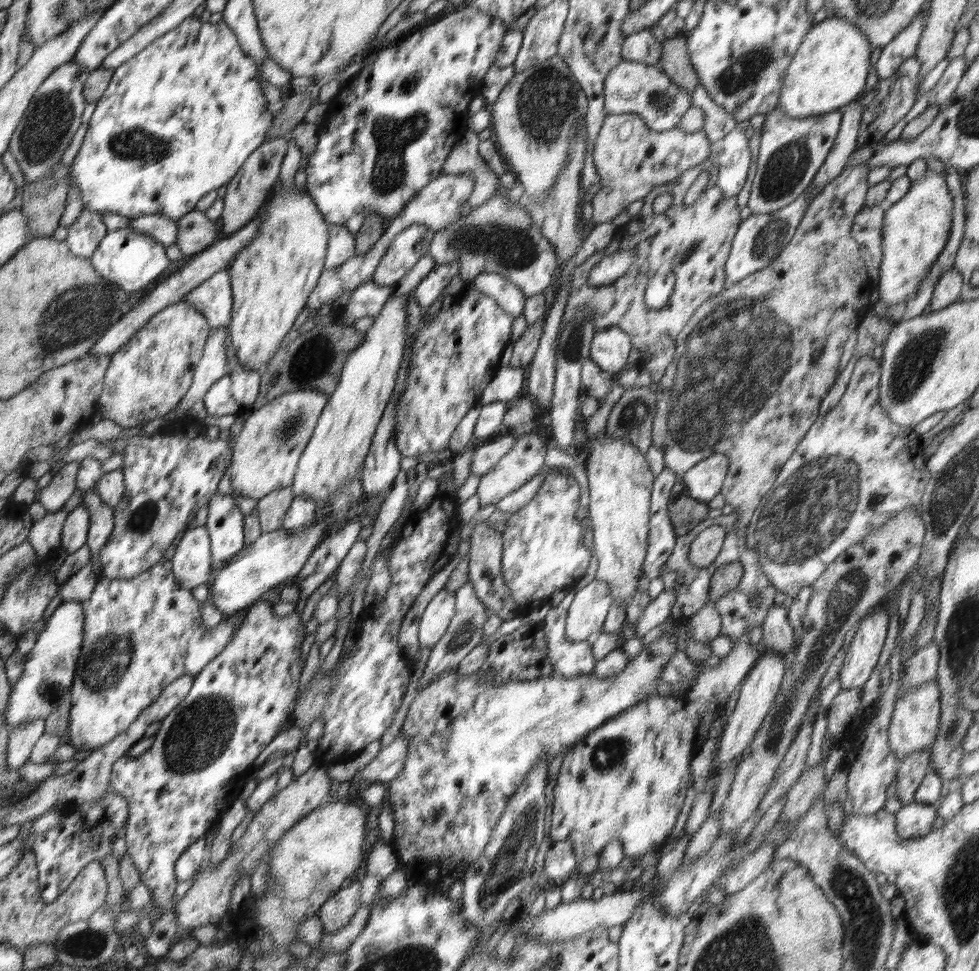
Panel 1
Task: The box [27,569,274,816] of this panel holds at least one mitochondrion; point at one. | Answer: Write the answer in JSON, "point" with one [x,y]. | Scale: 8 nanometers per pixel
{"point":[198,735]}

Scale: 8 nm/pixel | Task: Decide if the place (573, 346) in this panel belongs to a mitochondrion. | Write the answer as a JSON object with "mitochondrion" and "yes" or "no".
{"mitochondrion":"yes"}

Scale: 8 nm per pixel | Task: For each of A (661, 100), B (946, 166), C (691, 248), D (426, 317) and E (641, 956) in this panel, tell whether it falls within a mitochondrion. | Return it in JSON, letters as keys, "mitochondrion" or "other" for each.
{"A":"mitochondrion","B":"other","C":"mitochondrion","D":"other","E":"other"}

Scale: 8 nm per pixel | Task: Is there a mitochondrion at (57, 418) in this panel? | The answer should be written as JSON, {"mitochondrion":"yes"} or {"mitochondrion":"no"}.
{"mitochondrion":"no"}

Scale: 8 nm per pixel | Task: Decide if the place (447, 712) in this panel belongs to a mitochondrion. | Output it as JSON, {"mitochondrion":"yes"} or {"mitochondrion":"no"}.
{"mitochondrion":"no"}

